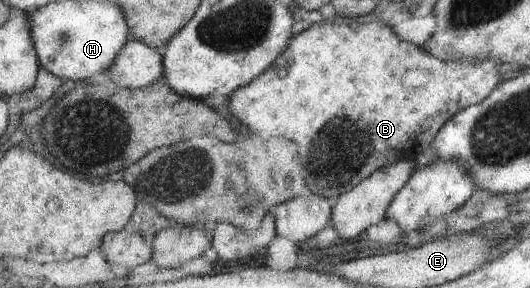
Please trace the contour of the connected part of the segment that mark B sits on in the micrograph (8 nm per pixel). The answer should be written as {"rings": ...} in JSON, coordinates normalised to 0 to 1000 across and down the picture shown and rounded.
{"rings":[[[608,69],[604,80],[585,87],[560,122],[551,125],[543,167],[532,181],[536,194],[517,208],[517,229],[509,229],[487,271],[468,288],[460,302],[453,302],[432,333],[430,378],[434,396],[445,406],[449,424],[457,424],[472,458],[479,458],[483,472],[506,486],[511,479],[532,476],[543,486],[558,486],[558,500],[566,500],[566,549],[572,569],[572,615],[575,642],[583,660],[611,684],[615,694],[628,698],[645,670],[657,667],[666,646],[672,646],[685,618],[702,604],[708,590],[738,573],[743,559],[772,556],[779,559],[785,538],[798,538],[813,497],[819,469],[828,444],[866,382],[879,375],[883,365],[902,361],[925,326],[925,316],[936,299],[936,288],[947,278],[943,247],[943,219],[925,208],[864,208],[864,215],[849,215],[849,208],[823,208],[811,188],[804,188],[796,167],[781,160],[781,153],[766,153],[747,139],[747,125],[736,111],[734,87],[709,73],[704,80],[664,80],[664,83],[630,83],[626,69]]]}

